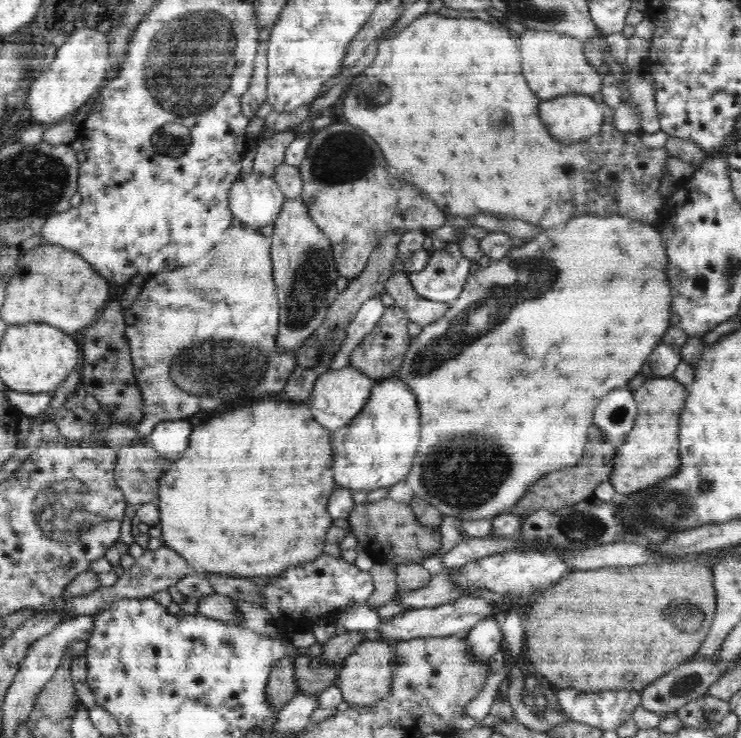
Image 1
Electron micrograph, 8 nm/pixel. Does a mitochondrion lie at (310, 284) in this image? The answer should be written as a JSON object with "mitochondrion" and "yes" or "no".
{"mitochondrion":"yes"}

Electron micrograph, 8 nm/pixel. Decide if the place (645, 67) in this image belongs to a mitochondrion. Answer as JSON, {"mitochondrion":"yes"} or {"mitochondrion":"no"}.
{"mitochondrion":"no"}

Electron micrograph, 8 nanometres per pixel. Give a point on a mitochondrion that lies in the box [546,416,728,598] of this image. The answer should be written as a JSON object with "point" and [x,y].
{"point":[667,511]}

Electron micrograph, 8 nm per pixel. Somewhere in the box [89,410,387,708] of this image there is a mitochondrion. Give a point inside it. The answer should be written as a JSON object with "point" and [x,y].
{"point":[128,621]}

